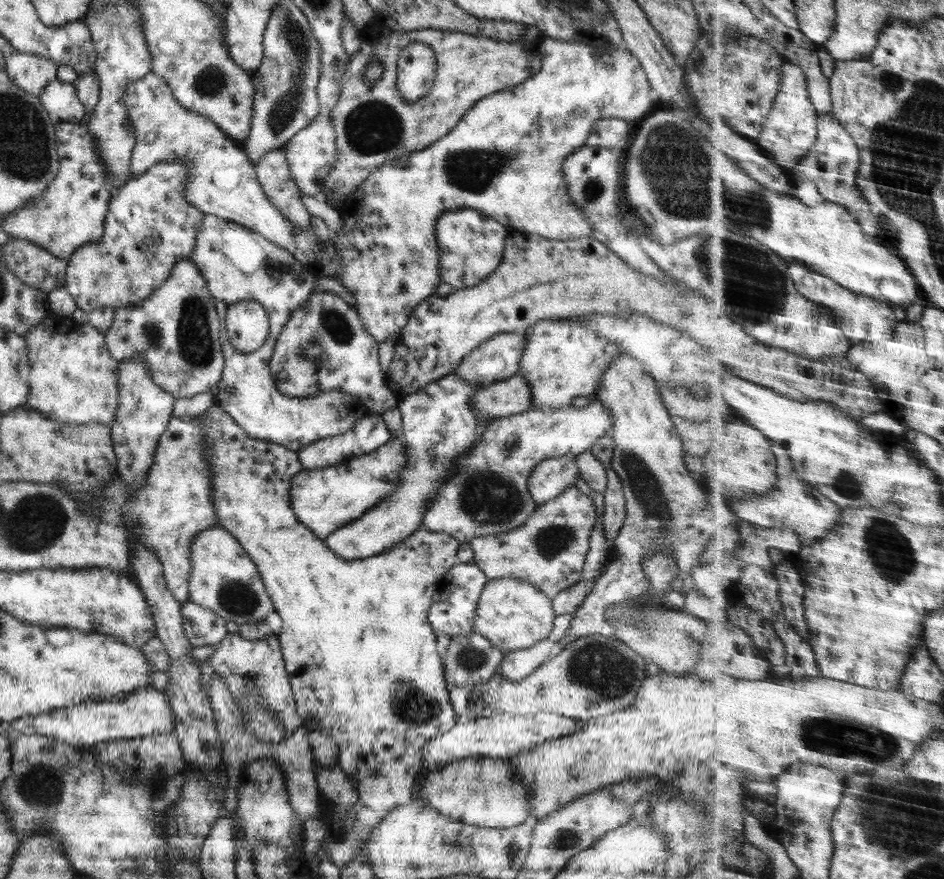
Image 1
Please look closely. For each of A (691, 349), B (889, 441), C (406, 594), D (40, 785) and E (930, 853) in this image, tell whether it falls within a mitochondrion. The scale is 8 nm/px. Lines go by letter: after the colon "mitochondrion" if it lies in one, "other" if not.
A: other
B: other
C: other
D: mitochondrion
E: mitochondrion

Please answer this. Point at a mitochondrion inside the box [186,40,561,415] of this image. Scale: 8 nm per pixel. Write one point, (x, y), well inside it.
(372, 127)

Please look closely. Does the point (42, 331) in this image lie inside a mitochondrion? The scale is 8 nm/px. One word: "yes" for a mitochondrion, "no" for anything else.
no

